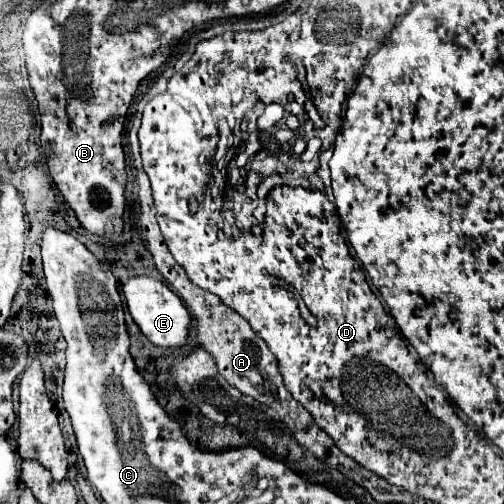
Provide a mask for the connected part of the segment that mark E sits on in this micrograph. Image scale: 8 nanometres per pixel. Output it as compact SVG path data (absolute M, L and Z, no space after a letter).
M148 276L130 278L124 284L124 296L126 296L126 304L128 304L128 310L134 318L134 322L138 324L142 334L152 344L156 344L158 348L164 348L164 350L172 350L172 352L186 346L188 330L192 324L192 314L164 282L148 278Z

